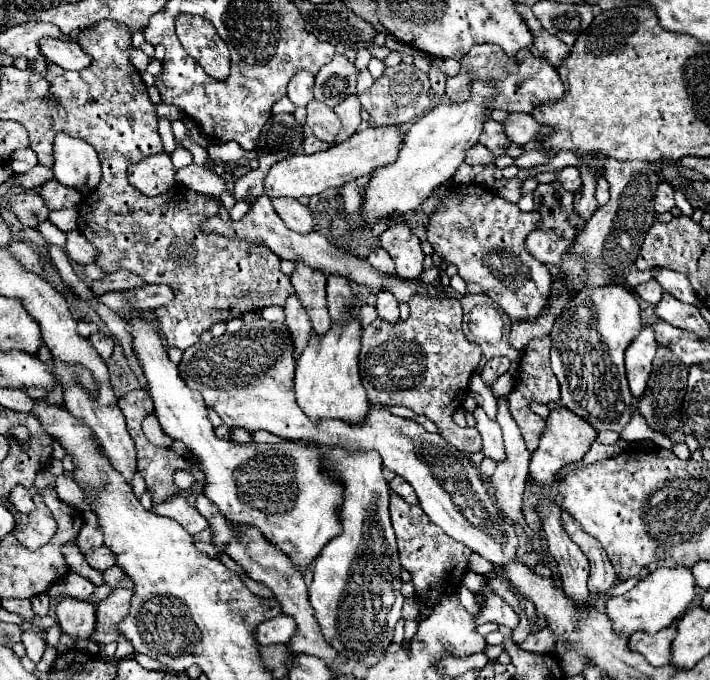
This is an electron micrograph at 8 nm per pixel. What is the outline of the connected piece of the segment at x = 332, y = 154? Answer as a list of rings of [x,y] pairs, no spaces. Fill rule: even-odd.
[[[366,127],[346,139],[340,145],[332,145],[326,151],[306,155],[296,153],[280,163],[274,163],[264,179],[264,193],[268,197],[302,197],[316,195],[328,187],[342,187],[348,181],[356,181],[364,175],[372,175],[376,169],[394,163],[402,149],[404,133],[398,127]]]

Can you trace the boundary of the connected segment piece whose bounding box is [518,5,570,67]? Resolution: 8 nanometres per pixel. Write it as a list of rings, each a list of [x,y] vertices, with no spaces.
[[[518,5],[518,11],[520,11],[520,15],[526,19],[530,31],[532,31],[532,35],[534,35],[534,45],[532,45],[532,49],[530,49],[532,55],[536,55],[536,57],[548,61],[552,67],[560,67],[560,63],[562,63],[564,59],[568,59],[570,47],[568,47],[564,41],[556,39],[554,35],[550,35],[548,31],[542,29],[542,27],[540,27],[540,21],[534,17],[534,13],[532,13],[532,9],[530,9],[528,5]]]

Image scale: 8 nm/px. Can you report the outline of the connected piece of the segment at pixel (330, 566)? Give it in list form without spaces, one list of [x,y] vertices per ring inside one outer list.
[[[318,445],[328,469],[344,483],[342,535],[334,537],[314,561],[310,603],[328,645],[362,661],[376,663],[376,655],[392,643],[394,625],[400,619],[404,597],[400,595],[400,561],[390,525],[388,481],[382,477],[382,459],[376,451],[344,453],[338,447]]]

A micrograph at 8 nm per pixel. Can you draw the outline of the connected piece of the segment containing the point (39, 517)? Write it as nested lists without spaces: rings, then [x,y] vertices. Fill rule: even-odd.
[[[32,495],[34,511],[32,513],[20,513],[12,503],[10,511],[16,517],[16,537],[22,545],[28,549],[38,549],[40,545],[48,543],[56,531],[56,521],[52,519],[52,513],[48,511],[44,499],[40,495]]]

